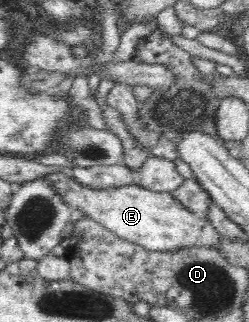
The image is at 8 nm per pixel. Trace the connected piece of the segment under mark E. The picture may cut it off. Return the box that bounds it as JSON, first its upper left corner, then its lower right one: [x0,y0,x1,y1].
[44,171,223,252]

